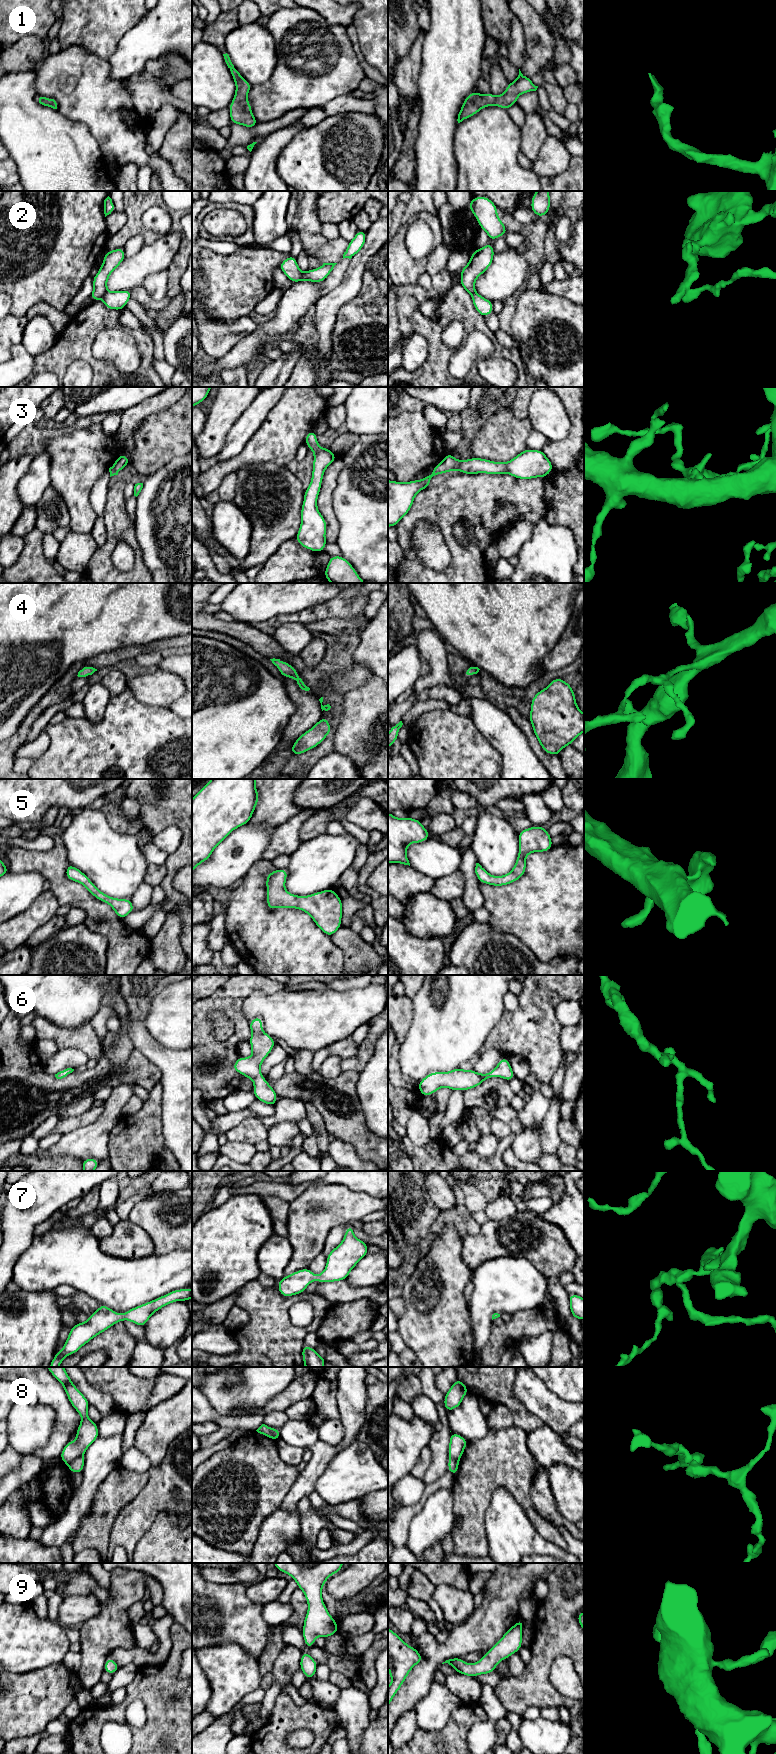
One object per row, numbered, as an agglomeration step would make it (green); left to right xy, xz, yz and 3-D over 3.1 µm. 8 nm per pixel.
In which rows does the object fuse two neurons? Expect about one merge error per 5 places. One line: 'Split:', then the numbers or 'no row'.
Split: 2, 8

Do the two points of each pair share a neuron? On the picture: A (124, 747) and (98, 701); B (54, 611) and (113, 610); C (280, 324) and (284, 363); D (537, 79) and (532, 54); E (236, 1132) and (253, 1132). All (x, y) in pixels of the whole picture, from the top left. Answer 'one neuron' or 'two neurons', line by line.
A: two neurons
B: one neuron
C: two neurons
D: two neurons
E: one neuron

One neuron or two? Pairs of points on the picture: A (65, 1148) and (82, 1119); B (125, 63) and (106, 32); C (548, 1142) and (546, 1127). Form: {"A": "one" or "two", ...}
{"A": "two", "B": "two", "C": "one"}

